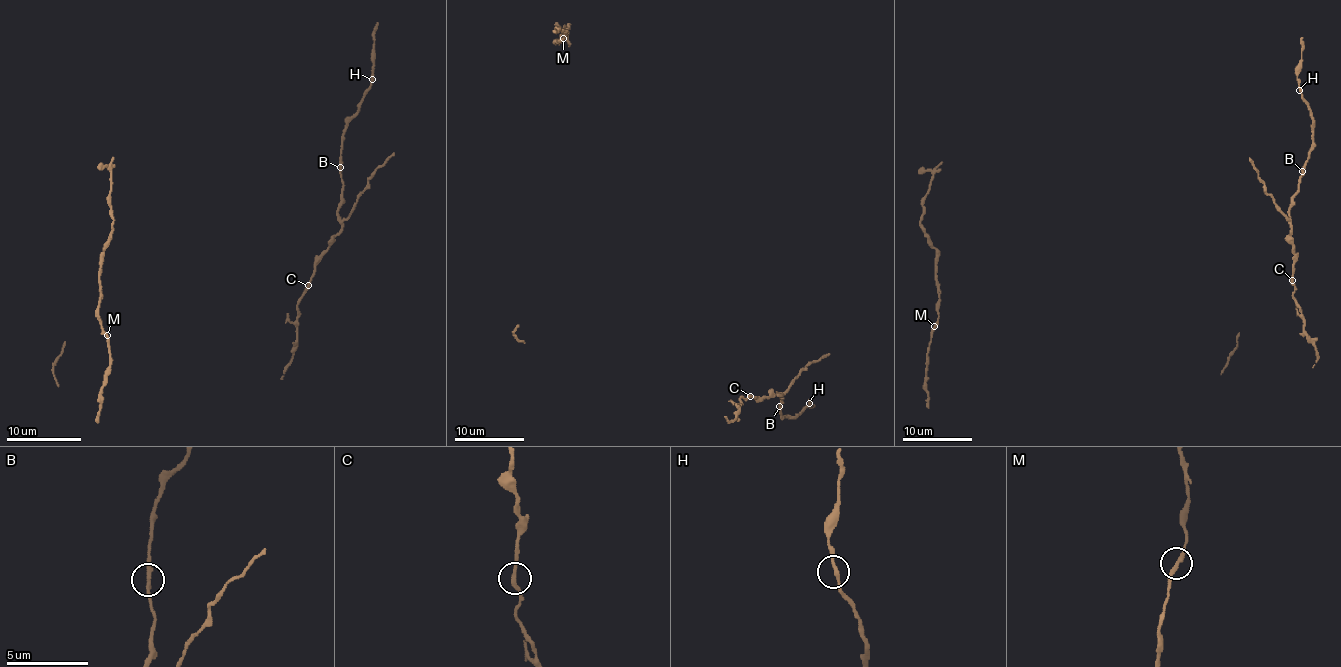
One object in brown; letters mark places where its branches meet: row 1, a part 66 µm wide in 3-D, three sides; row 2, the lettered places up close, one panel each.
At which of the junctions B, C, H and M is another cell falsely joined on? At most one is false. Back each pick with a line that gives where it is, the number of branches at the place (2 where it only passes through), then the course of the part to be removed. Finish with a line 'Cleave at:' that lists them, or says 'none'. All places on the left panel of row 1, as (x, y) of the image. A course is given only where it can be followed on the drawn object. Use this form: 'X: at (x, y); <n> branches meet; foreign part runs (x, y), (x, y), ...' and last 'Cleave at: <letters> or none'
Cleave at: none

